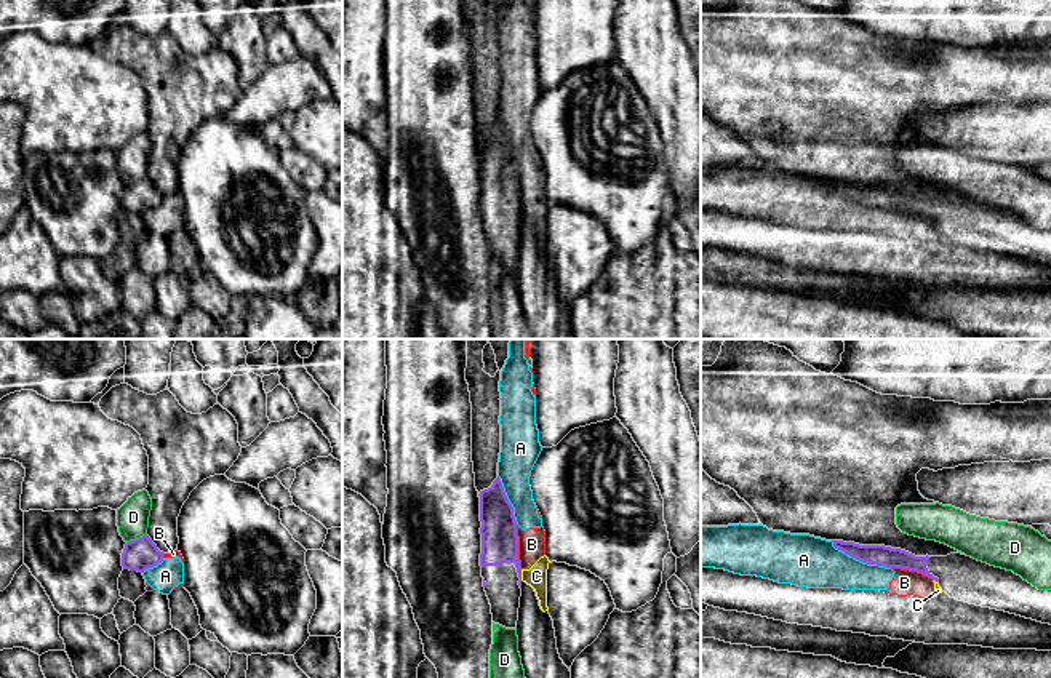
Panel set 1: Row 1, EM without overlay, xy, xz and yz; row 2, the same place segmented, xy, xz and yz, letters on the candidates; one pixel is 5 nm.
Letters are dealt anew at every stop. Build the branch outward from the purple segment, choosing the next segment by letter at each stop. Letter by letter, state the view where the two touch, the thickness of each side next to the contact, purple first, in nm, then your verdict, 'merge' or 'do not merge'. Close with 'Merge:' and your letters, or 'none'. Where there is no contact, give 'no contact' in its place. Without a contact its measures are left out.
A: meets purple in yz; 100 nm thick on the purple side, 260 nm on the other; do not merge
B: meets purple in xz; 190 nm thick on the purple side, 140 nm on the other; do not merge
C: meets purple in xz; 190 nm thick on the purple side, 110 nm on the other; do not merge
D: meets purple in xy; 160 nm thick on the purple side, 160 nm on the other; do not merge
Merge: none

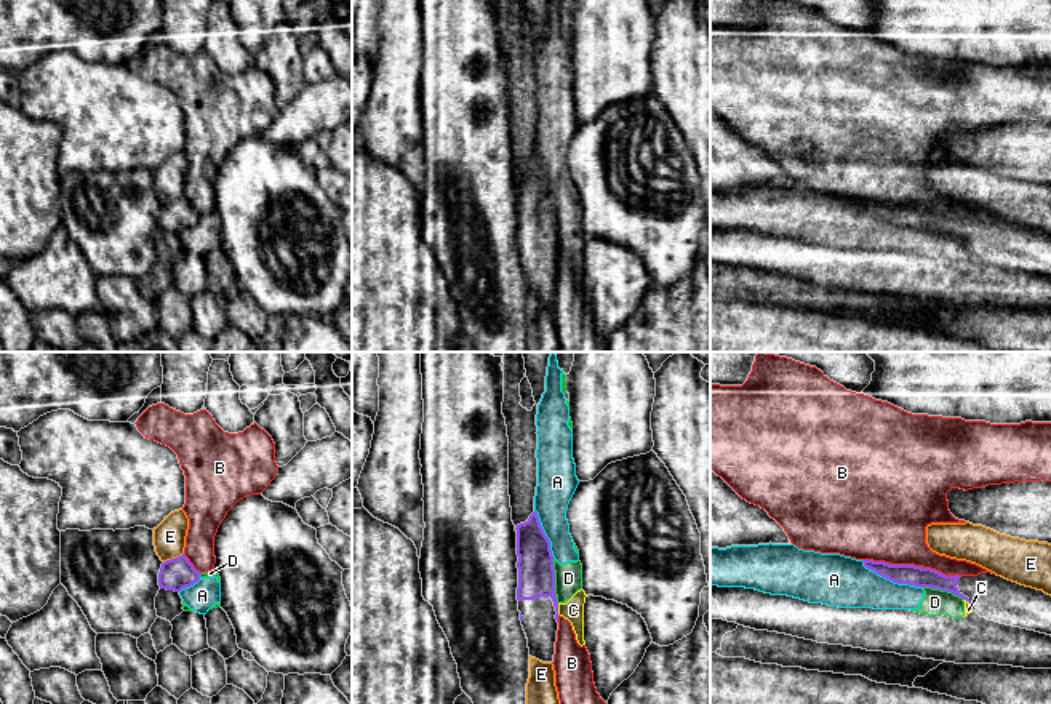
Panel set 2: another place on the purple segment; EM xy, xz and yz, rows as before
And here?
A: meets purple in yz; 100 nm thick on the purple side, 260 nm on the other; do not merge
B: meets purple in yz; 100 nm thick on the purple side, 380 nm on the other; do not merge
C: meets purple in xz; 190 nm thick on the purple side, 110 nm on the other; do not merge
D: meets purple in xz; 190 nm thick on the purple side, 140 nm on the other; do not merge
E: meets purple in xy; 160 nm thick on the purple side, 160 nm on the other; do not merge
Merge: none

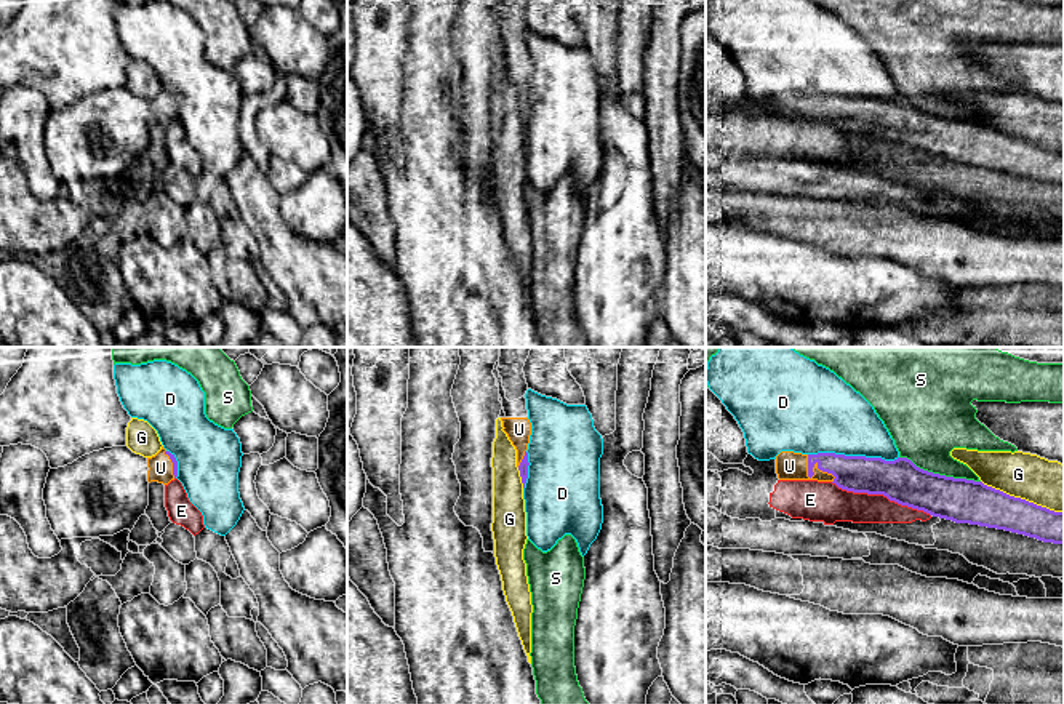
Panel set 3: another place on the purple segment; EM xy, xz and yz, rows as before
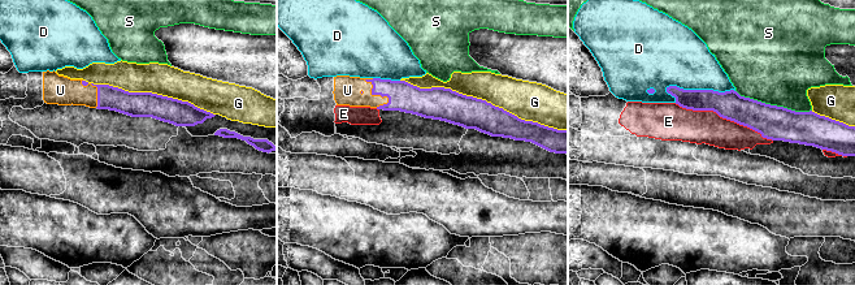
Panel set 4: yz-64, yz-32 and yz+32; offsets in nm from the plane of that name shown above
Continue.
D: meets purple in yz; 200 nm thick on the purple side, 380 nm on the other; do not merge
E: meets purple in yz; 220 nm thick on the purple side, 180 nm on the other; do not merge
G: meets purple in yz; 220 nm thick on the purple side, 240 nm on the other; do not merge
S: meets purple in yz; 220 nm thick on the purple side, 360 nm on the other; do not merge
U: meets purple in yz; 190 nm thick on the purple side, 140 nm on the other; merge
Merge: U

